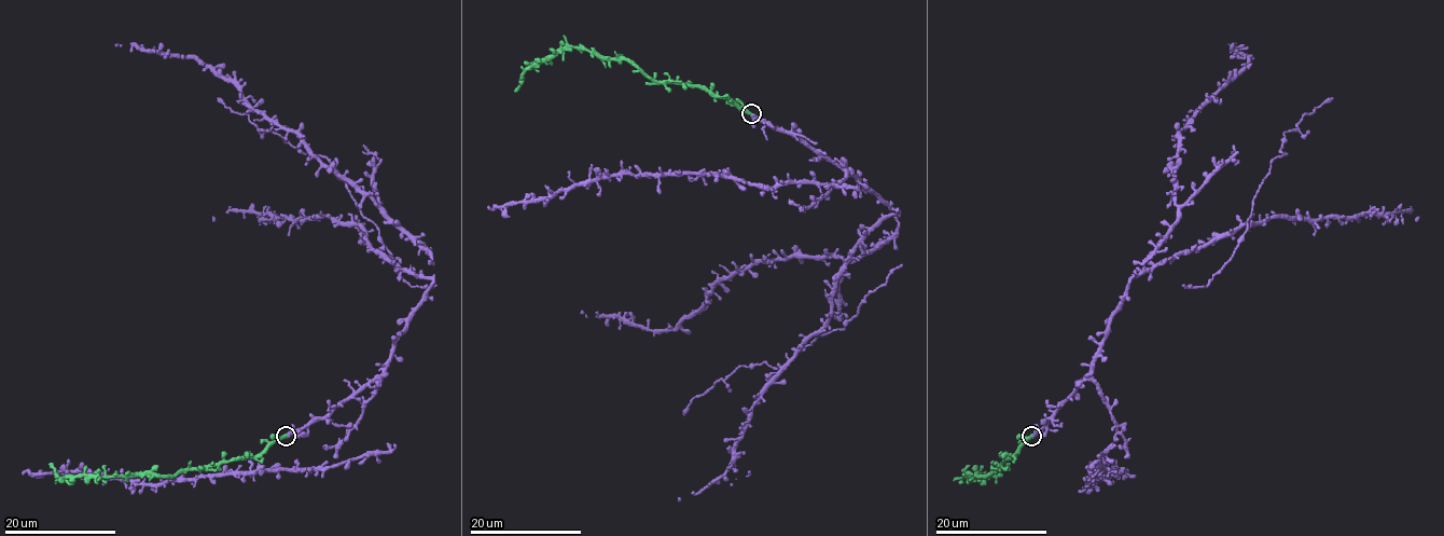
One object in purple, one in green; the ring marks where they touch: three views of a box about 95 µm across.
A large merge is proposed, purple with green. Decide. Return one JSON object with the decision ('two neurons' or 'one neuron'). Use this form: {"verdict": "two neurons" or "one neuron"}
{"verdict": "one neuron"}

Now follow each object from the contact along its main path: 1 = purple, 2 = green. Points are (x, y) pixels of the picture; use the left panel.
1: (286, 435), (324, 418), (383, 372), (432, 280), (421, 270), (432, 258), (208, 65), (116, 43)
2: (286, 435), (276, 438), (258, 454), (190, 467), (175, 476), (59, 477), (50, 463)

